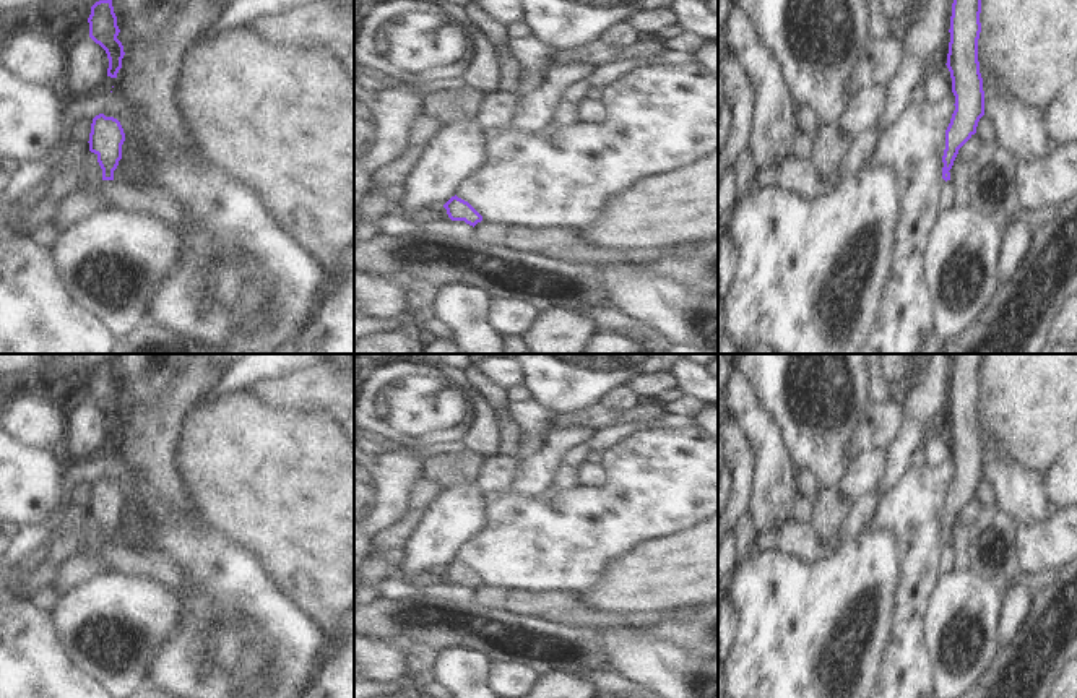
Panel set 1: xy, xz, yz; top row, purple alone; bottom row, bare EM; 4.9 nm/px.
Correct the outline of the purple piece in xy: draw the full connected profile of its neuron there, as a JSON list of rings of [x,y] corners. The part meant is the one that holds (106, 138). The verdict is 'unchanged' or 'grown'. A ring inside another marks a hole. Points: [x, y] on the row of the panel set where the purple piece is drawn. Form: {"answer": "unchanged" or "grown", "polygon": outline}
{"answer": "unchanged", "polygon": [[[99,114],[93,118],[89,133],[89,151],[97,156],[102,169],[102,180],[114,180],[114,170],[122,159],[125,133],[120,122],[114,117]]]}

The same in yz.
{"answer": "unchanged", "polygon": [[[954,0],[947,68],[952,78],[955,110],[945,130],[942,179],[950,180],[950,169],[958,149],[976,133],[984,115],[984,91],[978,62],[981,0]]]}

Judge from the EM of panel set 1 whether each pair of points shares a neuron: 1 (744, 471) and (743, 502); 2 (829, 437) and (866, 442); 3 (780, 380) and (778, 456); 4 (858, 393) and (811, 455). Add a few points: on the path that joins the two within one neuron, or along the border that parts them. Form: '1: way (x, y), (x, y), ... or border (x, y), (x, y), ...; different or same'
1: way (743, 479), (743, 494); same
2: border (866, 406), (866, 414), (847, 445), (850, 461); different
3: border (757, 392), (759, 401), (777, 422), (793, 460); different
4: way (840, 403), (817, 426), (817, 437); same

